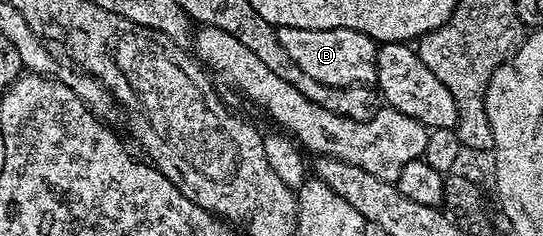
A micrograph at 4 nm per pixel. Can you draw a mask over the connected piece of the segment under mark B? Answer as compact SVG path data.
M283 27L277 29L277 41L297 62L299 71L311 75L324 85L351 87L372 86L377 79L378 42L372 41L366 33L350 29L312 29L311 27Z

